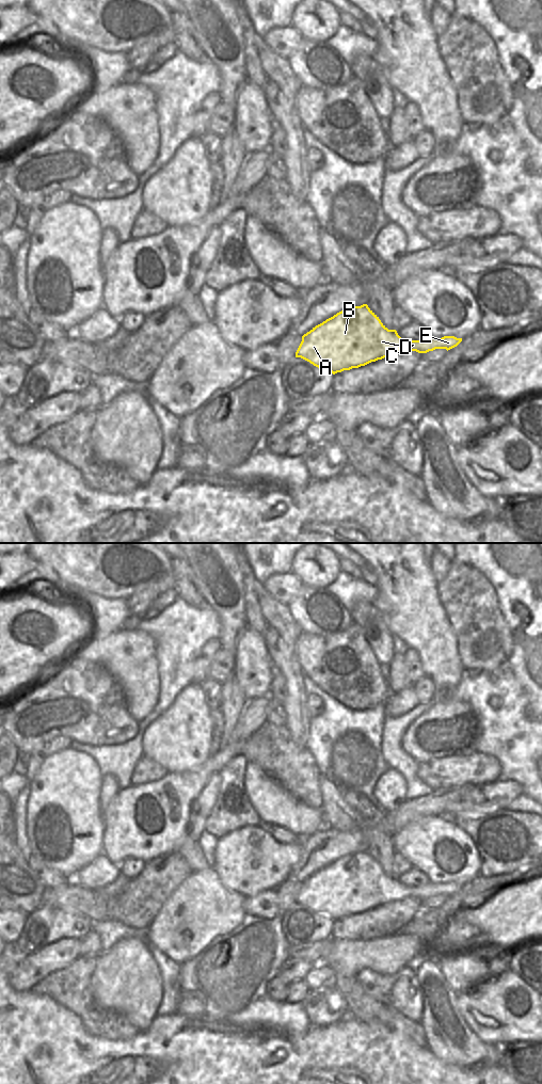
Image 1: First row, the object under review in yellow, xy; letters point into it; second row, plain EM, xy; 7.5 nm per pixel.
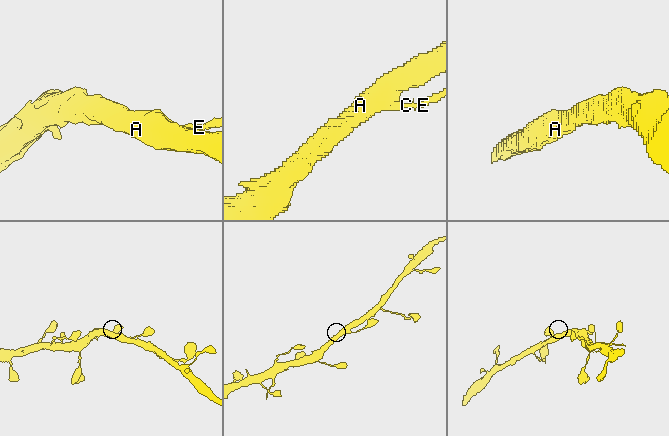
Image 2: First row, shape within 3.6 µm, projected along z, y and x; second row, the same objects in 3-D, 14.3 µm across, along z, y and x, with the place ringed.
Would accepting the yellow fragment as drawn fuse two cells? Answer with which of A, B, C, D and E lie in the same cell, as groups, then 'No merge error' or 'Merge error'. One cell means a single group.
Groups: A B C D E. No merge error

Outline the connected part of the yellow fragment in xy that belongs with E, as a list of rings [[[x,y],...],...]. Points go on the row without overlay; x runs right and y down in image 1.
[[[363,850],[337,859],[304,880],[296,904],[335,921],[405,897],[448,897],[461,888],[462,884],[455,882],[405,887],[396,876],[388,876],[368,851]]]

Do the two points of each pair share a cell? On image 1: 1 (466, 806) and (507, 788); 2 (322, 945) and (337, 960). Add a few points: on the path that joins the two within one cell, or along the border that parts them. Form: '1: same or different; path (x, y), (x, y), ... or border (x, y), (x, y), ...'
1: same; path (476, 800), (484, 796), (497, 795)
2: different; border (334, 940), (332, 951), (323, 961)

